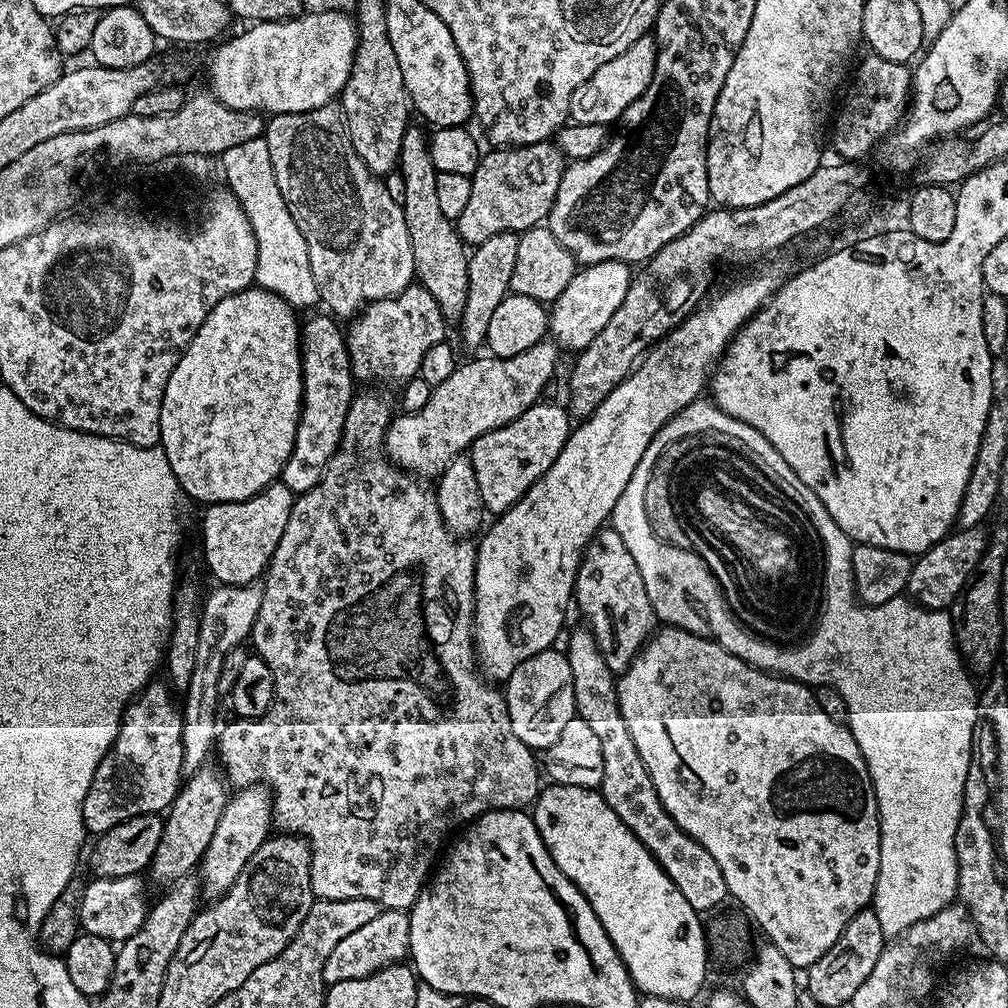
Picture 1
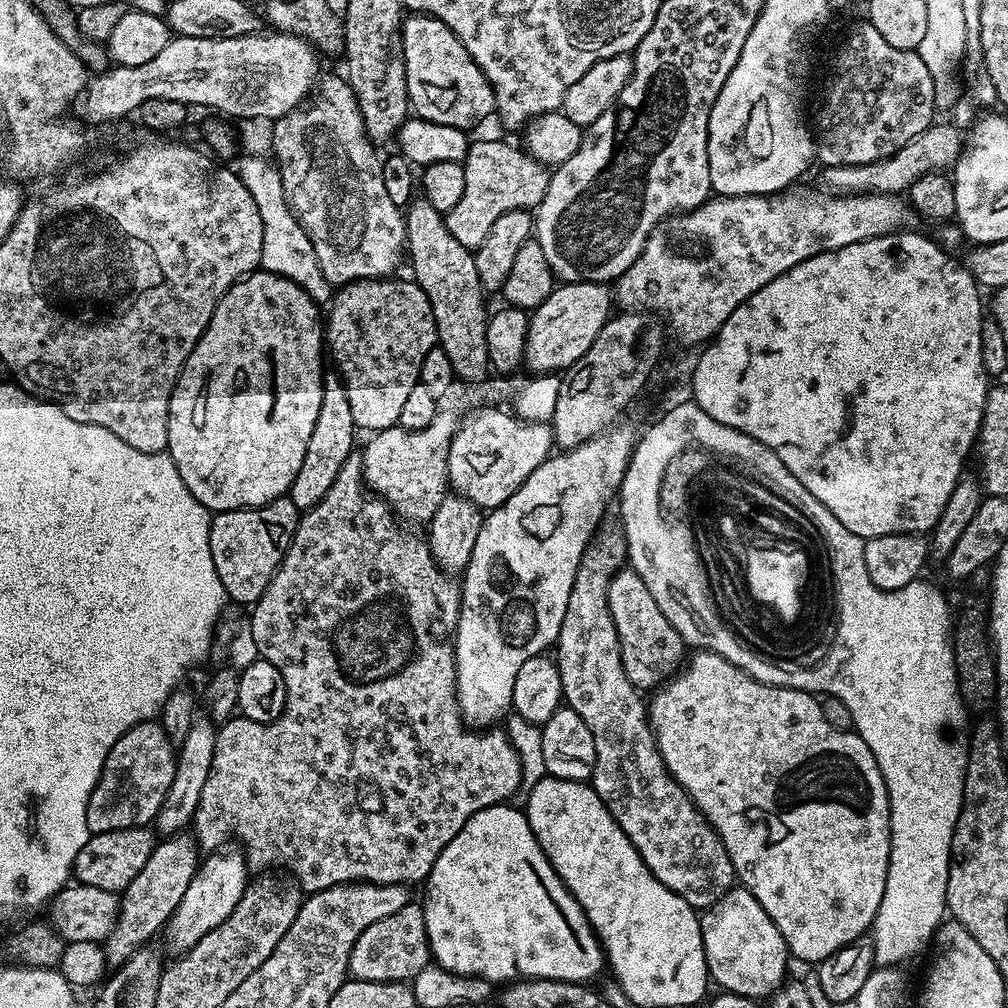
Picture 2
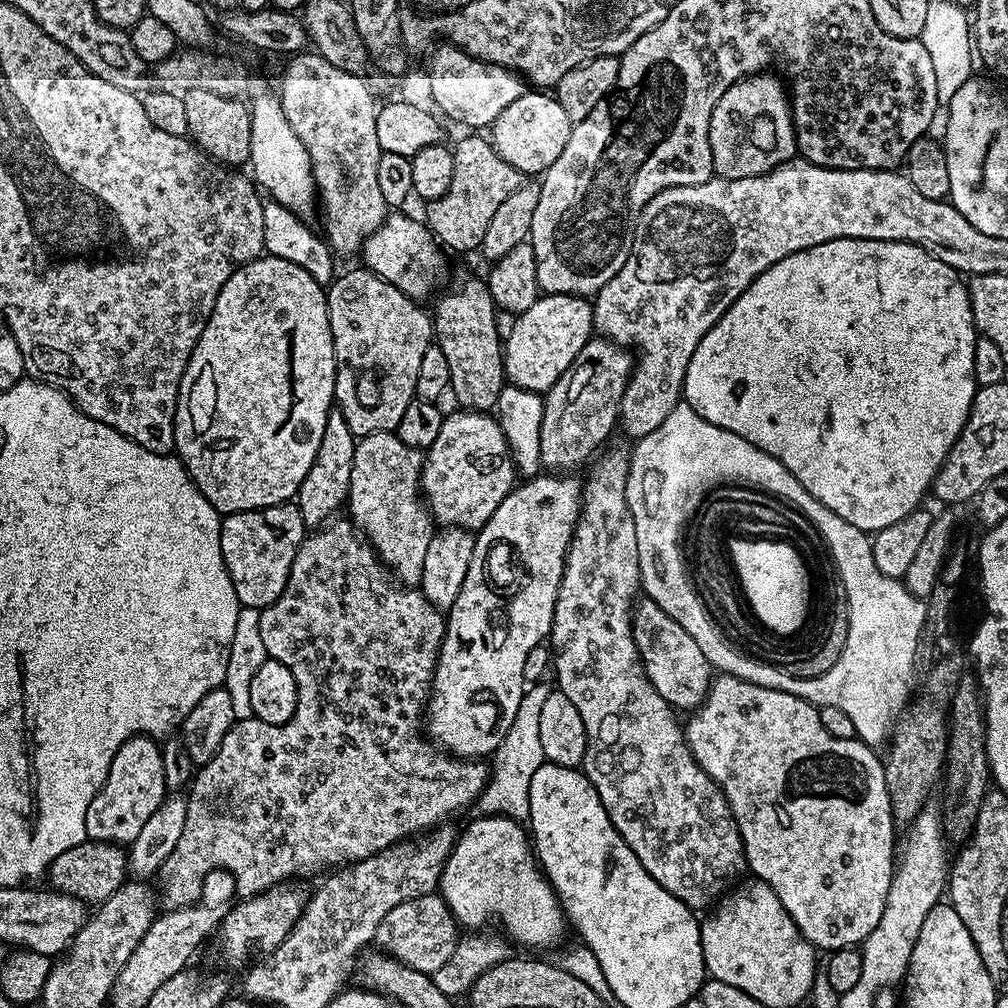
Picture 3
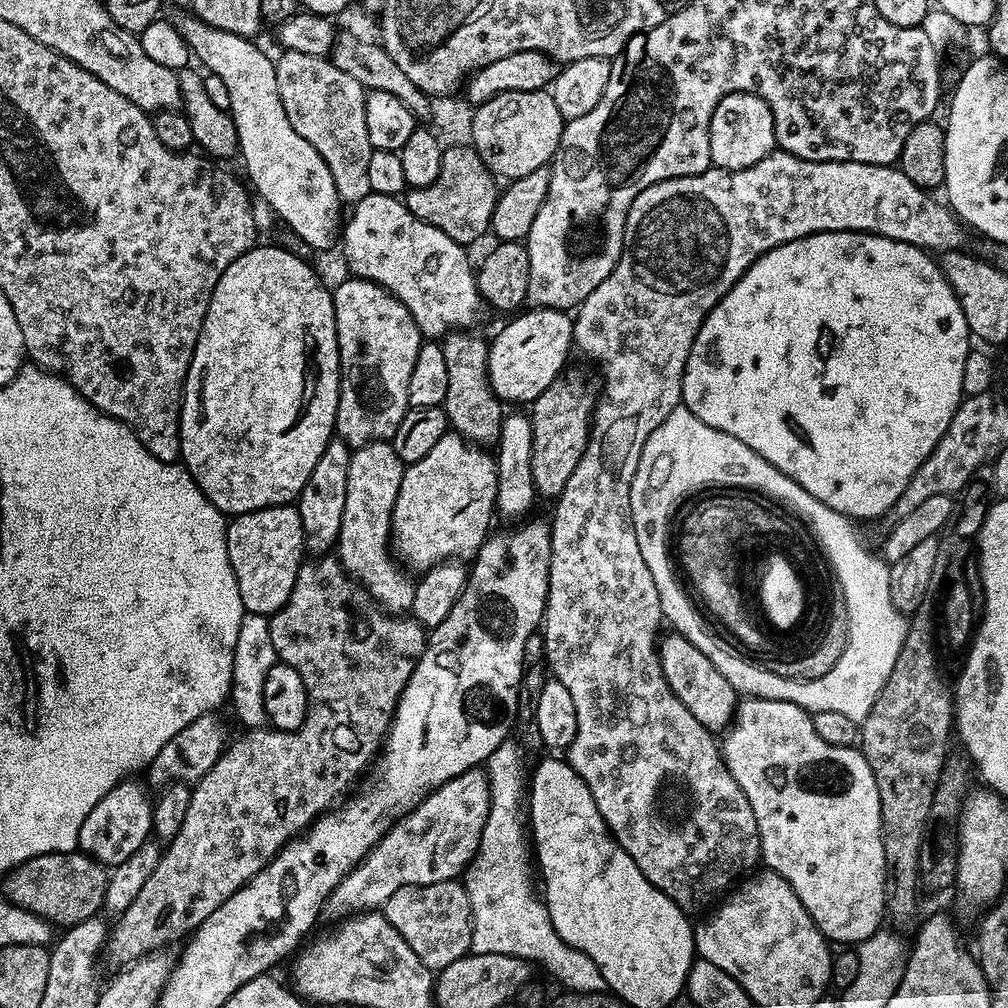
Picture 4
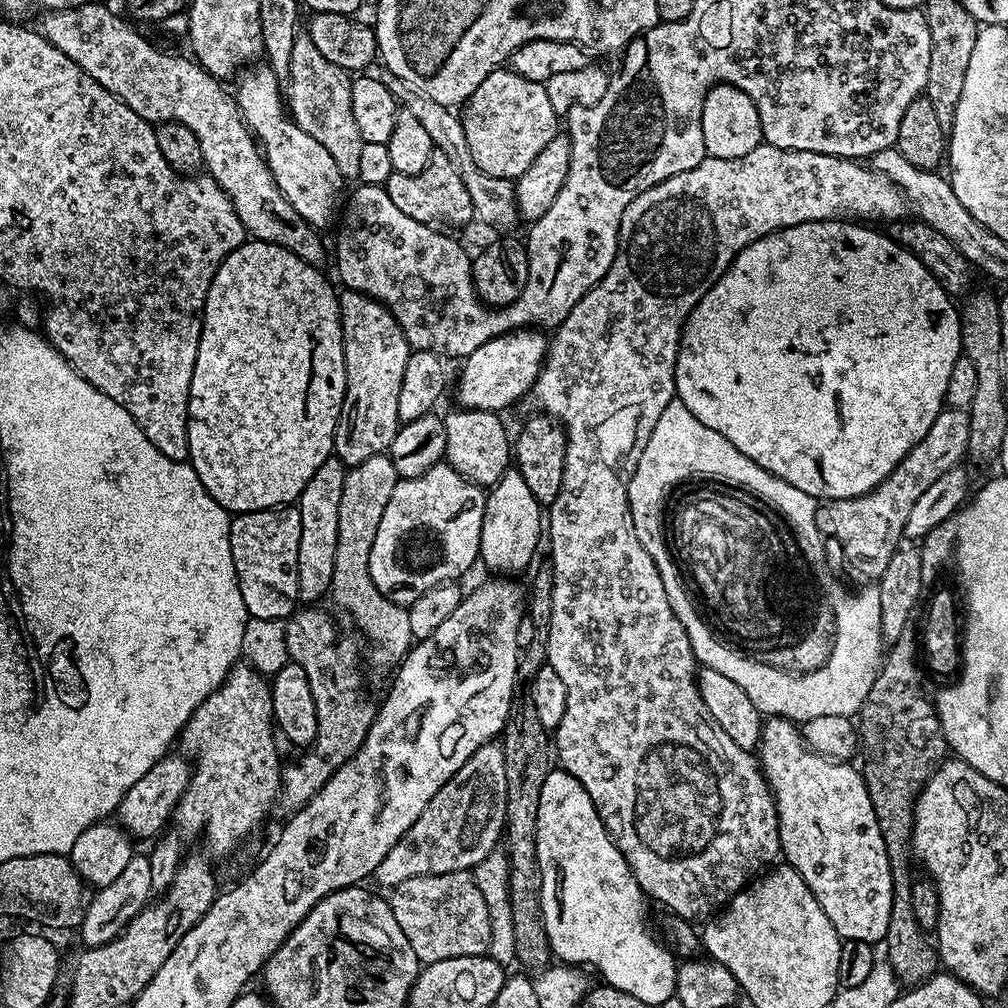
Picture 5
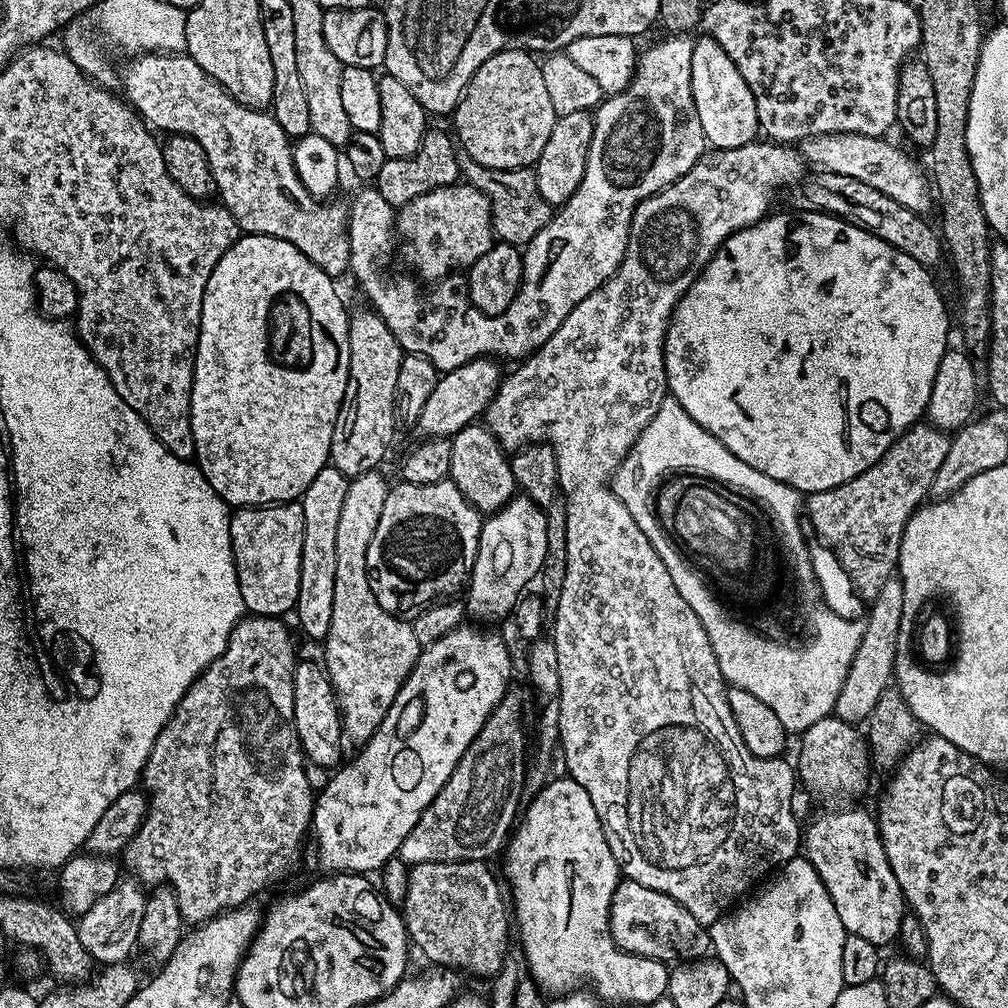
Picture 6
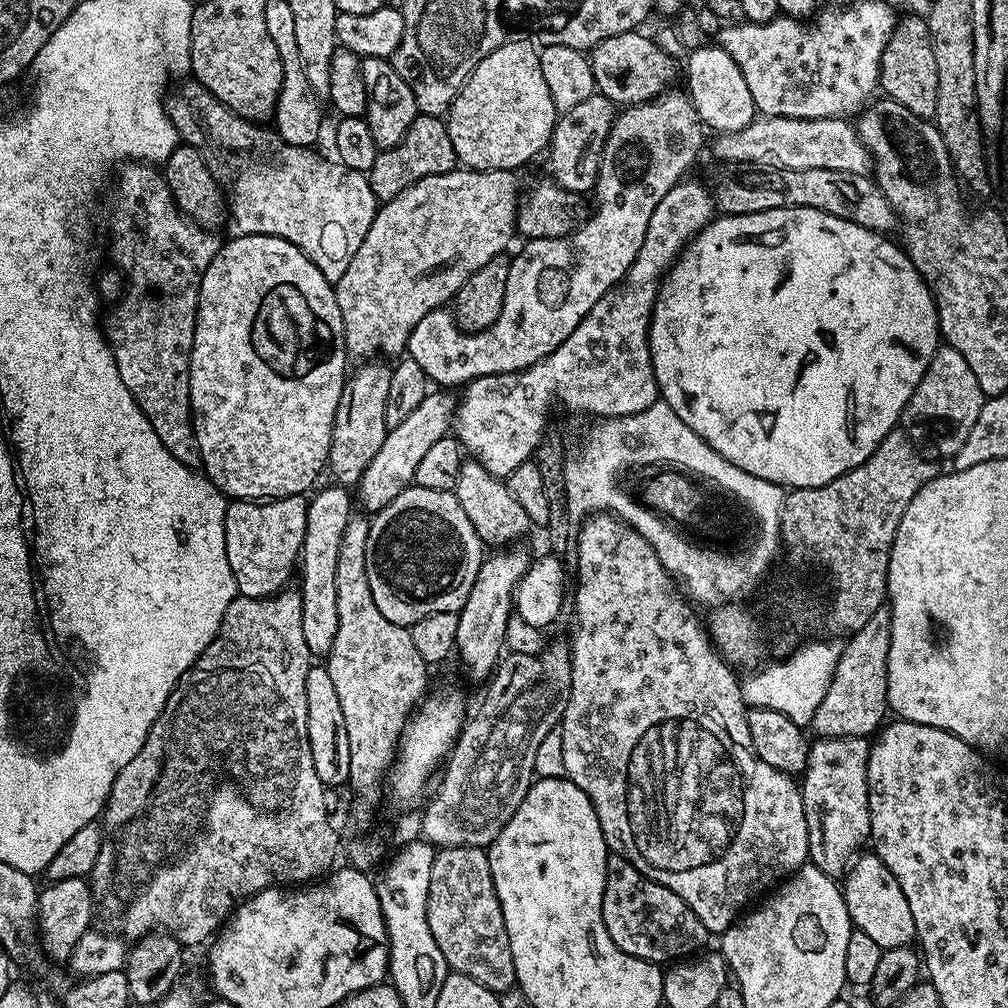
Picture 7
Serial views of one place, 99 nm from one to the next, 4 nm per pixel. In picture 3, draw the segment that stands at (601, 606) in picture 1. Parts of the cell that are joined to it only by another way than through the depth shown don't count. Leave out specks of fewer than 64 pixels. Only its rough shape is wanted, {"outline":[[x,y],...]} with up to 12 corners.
{"outline":[[644,598],[634,646],[673,709],[695,710],[714,679],[698,642]]}

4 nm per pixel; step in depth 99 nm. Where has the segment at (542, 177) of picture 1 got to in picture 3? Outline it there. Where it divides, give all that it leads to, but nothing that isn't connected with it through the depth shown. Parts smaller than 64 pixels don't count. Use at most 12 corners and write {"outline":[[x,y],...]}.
{"outline":[[483,135],[452,148],[454,175],[427,201],[445,249],[479,249],[522,173]]}

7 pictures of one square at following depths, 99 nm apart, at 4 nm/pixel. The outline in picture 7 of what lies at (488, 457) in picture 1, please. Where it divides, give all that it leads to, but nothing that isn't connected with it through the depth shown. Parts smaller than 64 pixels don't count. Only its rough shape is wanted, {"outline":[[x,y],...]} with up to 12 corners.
{"outline":[[406,488],[368,525],[374,606],[459,614],[485,549],[455,491]]}

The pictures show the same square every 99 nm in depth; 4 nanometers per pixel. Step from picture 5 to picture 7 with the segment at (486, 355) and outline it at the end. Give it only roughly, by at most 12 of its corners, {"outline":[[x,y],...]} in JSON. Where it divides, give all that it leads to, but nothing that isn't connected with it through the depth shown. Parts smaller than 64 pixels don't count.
{"outline":[[429,391],[388,430],[358,485],[365,513],[413,487],[418,462],[449,435],[458,400]]}

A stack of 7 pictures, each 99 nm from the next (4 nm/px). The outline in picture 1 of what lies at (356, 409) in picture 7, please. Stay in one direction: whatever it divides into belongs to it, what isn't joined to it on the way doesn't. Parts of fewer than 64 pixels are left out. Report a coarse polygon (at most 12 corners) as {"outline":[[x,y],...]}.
{"outline":[[416,282],[346,328],[357,381],[407,382],[446,321]]}

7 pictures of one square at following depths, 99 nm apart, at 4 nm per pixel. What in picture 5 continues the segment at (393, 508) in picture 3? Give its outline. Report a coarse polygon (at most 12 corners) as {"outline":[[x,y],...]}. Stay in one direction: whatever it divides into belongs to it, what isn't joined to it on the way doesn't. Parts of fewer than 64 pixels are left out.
{"outline":[[387,454],[347,469],[330,600],[395,669],[407,607],[370,578],[370,546],[397,479]]}

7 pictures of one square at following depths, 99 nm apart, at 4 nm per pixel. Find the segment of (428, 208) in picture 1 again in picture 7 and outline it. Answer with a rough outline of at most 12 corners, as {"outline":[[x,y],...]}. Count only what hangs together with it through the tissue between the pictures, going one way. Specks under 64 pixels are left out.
{"outline":[[474,458],[454,491],[481,545],[533,531],[501,477]]}

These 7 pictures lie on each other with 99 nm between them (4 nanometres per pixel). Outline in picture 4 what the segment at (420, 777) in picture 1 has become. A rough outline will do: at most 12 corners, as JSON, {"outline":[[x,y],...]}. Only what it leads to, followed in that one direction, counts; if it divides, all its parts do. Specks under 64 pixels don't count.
{"outline":[[335,555],[268,621],[308,695],[231,741],[119,913],[127,966],[195,932],[385,743],[426,629]]}

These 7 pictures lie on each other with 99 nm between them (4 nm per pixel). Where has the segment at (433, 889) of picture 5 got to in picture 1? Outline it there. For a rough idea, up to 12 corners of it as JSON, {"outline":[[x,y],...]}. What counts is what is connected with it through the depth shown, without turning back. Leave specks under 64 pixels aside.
{"outline":[[398,908],[354,930],[326,958],[324,983],[366,978],[409,955]]}

